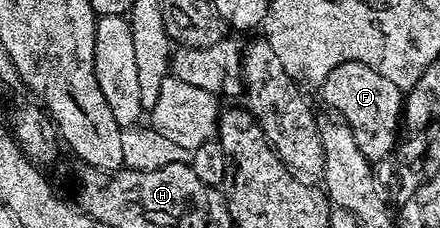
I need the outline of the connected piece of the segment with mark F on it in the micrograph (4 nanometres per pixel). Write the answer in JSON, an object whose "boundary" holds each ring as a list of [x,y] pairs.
{"boundary":[[[346,61],[338,65],[338,69],[330,69],[330,73],[319,84],[318,91],[328,107],[333,107],[335,114],[354,133],[354,141],[358,149],[370,161],[384,159],[398,142],[400,127],[402,128],[402,88],[394,85],[394,81],[386,81],[378,69],[366,65],[362,61]]]}

